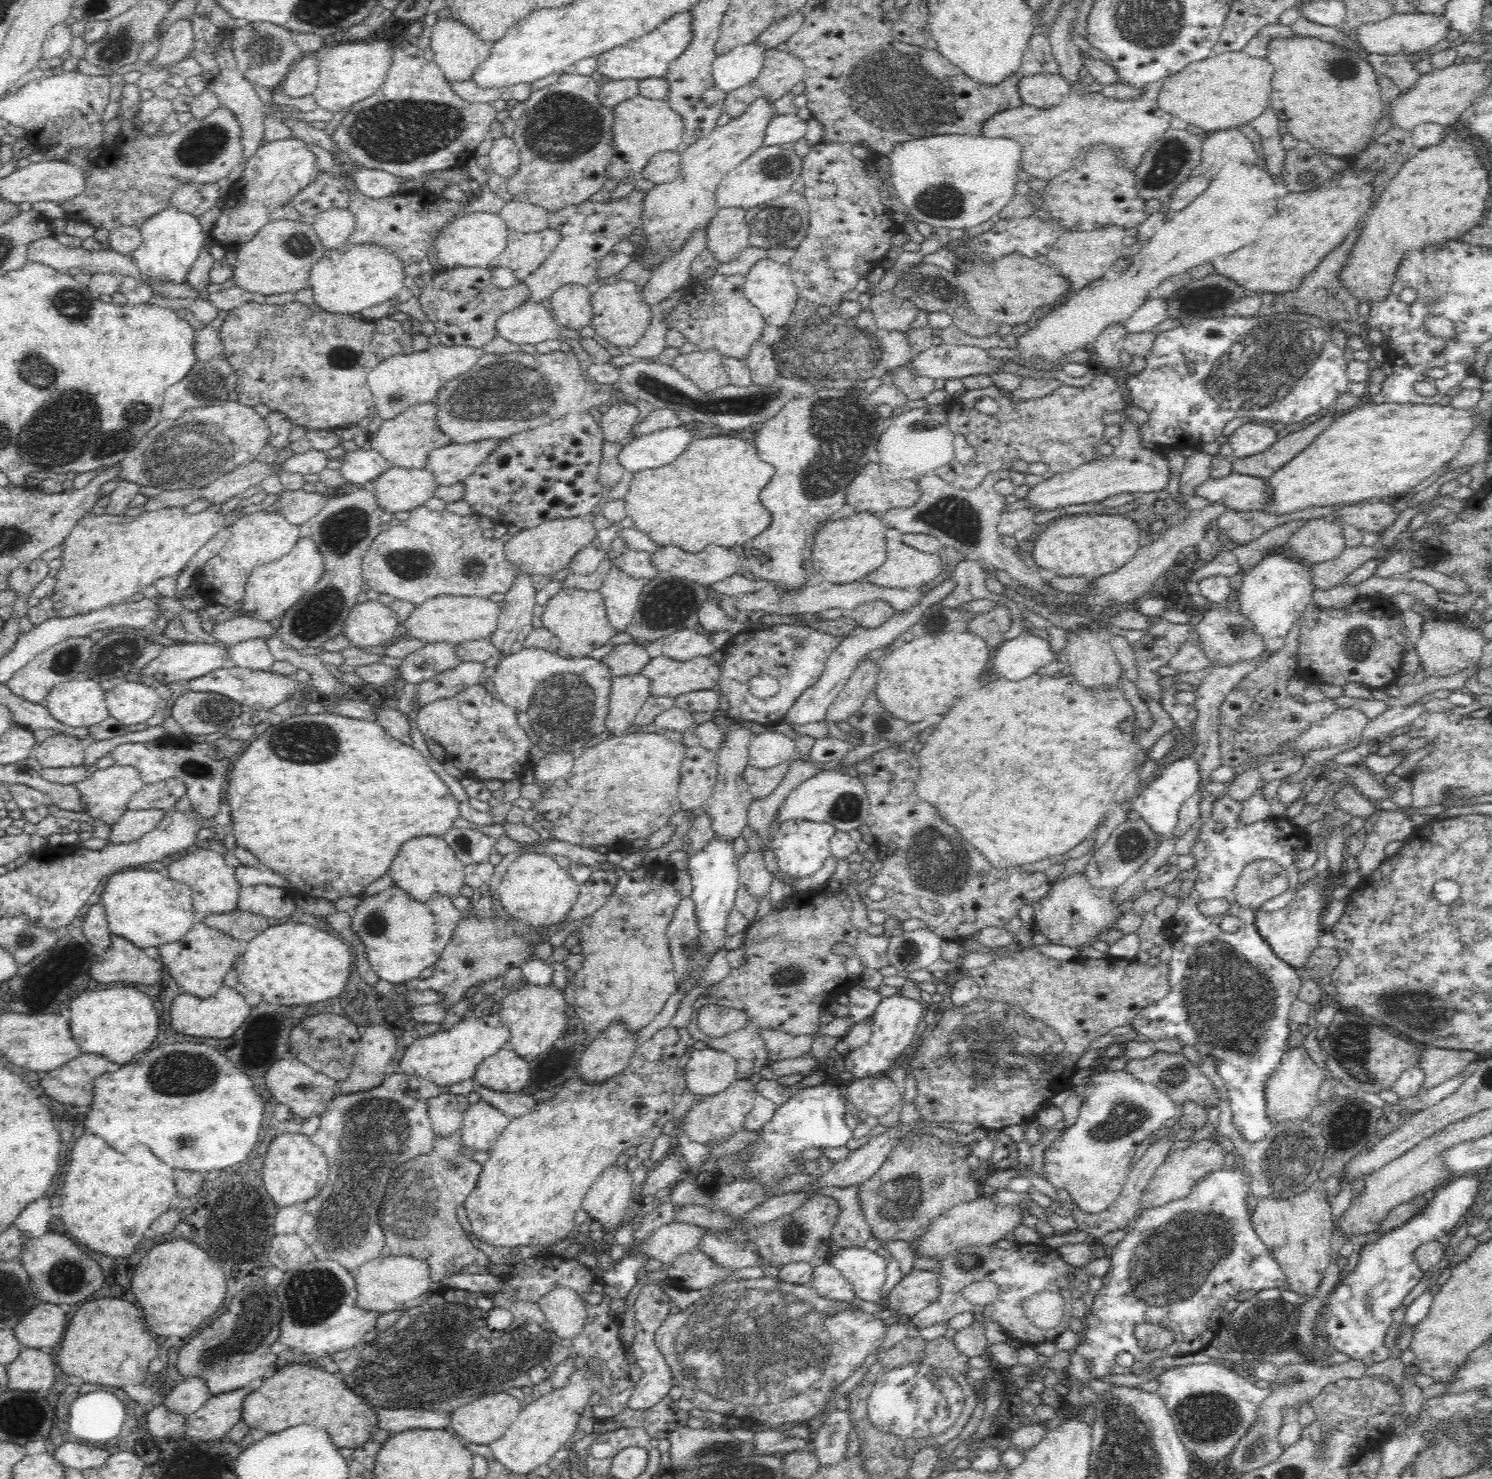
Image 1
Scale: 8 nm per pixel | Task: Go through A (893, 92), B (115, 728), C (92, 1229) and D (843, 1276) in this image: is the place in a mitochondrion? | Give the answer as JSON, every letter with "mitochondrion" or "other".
{"A":"mitochondrion","B":"other","C":"other","D":"other"}

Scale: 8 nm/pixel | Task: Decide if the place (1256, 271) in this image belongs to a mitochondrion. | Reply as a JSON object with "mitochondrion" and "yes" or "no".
{"mitochondrion":"no"}

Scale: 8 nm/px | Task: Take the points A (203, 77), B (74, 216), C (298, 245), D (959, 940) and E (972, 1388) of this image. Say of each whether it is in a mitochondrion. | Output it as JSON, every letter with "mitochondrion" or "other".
{"A":"other","B":"other","C":"mitochondrion","D":"other","E":"mitochondrion"}

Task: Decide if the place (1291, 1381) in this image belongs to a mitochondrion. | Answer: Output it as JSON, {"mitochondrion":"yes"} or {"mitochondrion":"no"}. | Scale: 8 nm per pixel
{"mitochondrion":"yes"}

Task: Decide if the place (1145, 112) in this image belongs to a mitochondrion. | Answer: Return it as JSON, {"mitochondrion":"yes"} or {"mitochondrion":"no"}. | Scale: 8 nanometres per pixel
{"mitochondrion":"no"}

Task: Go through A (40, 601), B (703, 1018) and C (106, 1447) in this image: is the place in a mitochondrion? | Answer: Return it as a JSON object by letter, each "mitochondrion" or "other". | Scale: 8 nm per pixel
{"A":"other","B":"other","C":"other"}

